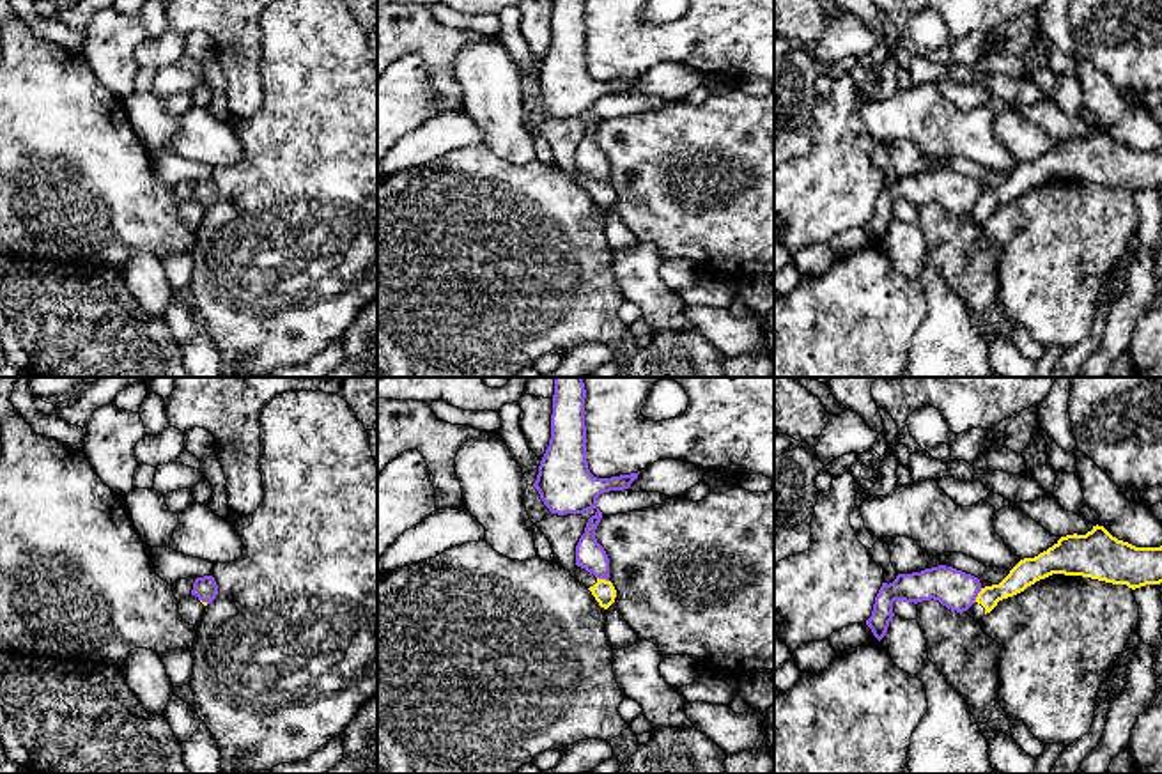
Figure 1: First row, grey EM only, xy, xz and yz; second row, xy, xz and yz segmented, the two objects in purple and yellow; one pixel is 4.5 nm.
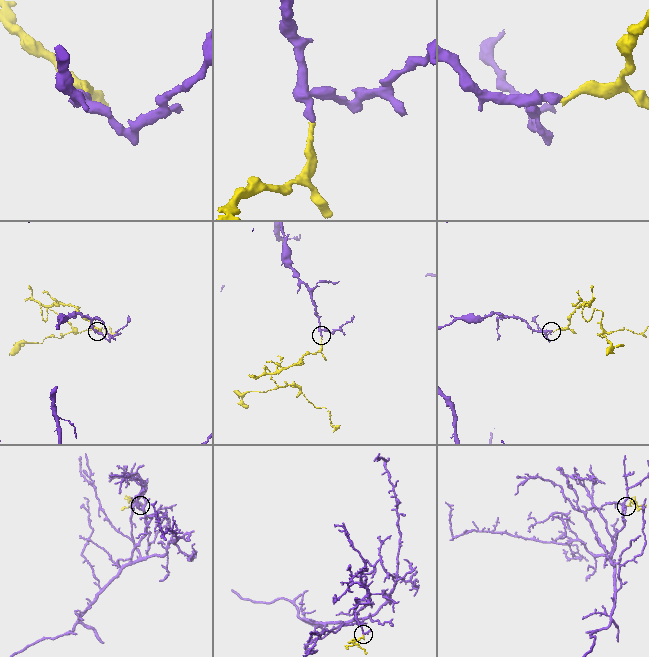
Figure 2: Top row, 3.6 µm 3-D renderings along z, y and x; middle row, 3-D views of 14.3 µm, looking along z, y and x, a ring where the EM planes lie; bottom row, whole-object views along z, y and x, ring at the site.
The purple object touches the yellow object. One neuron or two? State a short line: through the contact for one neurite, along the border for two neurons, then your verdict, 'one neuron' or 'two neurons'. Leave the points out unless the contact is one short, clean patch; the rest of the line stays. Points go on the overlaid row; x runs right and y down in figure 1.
line yz (982, 588), (973, 601); two neurons

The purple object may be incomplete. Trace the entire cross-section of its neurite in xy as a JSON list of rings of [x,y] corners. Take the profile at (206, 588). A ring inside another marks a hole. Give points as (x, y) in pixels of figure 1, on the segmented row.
[[[213,576],[197,577],[191,595],[198,600],[211,604],[218,595],[218,584]]]

